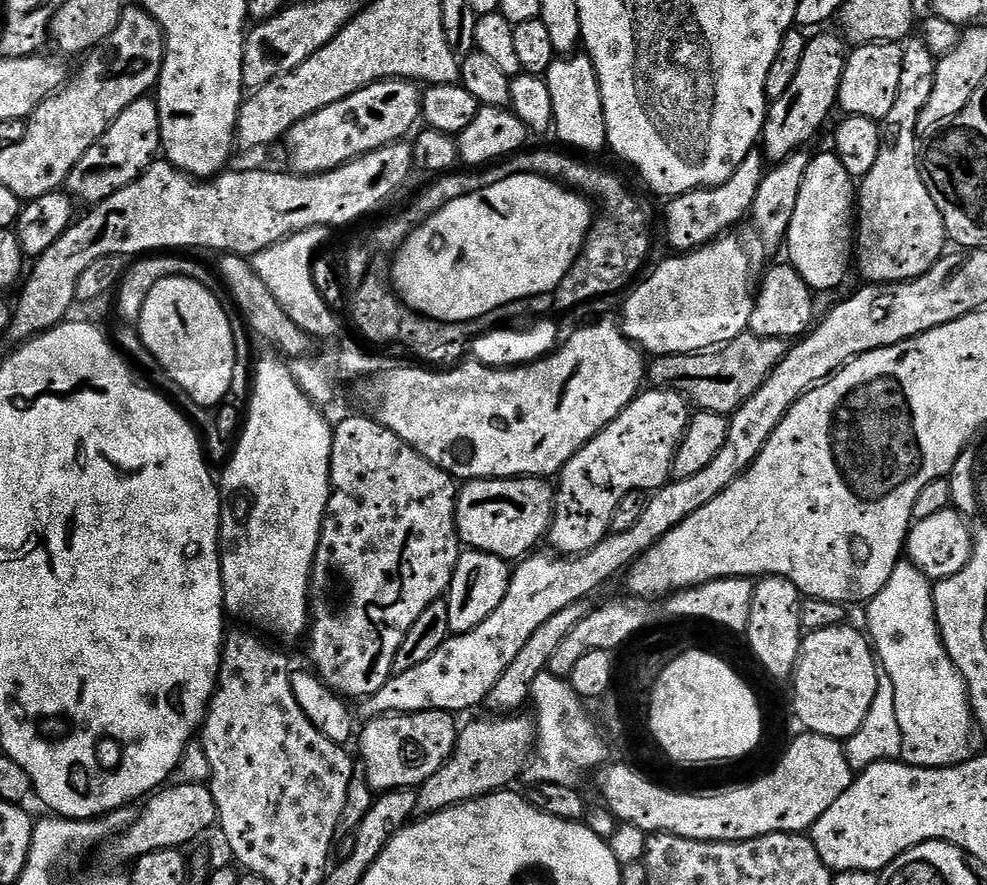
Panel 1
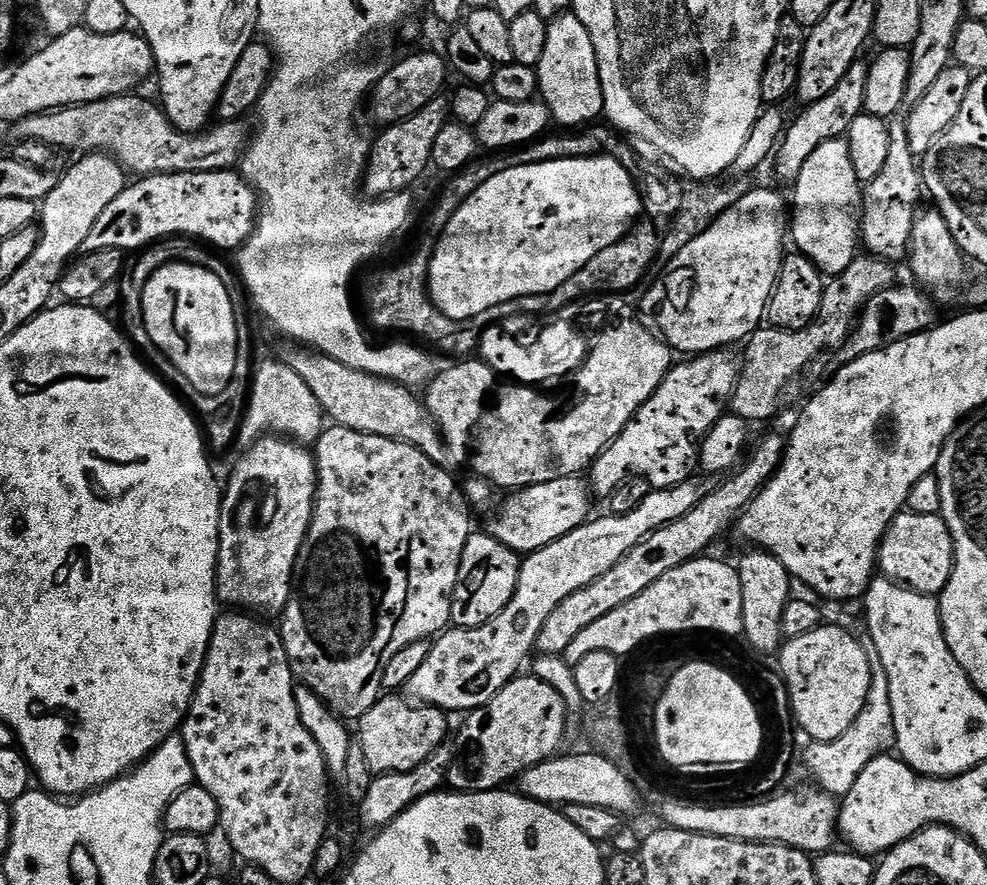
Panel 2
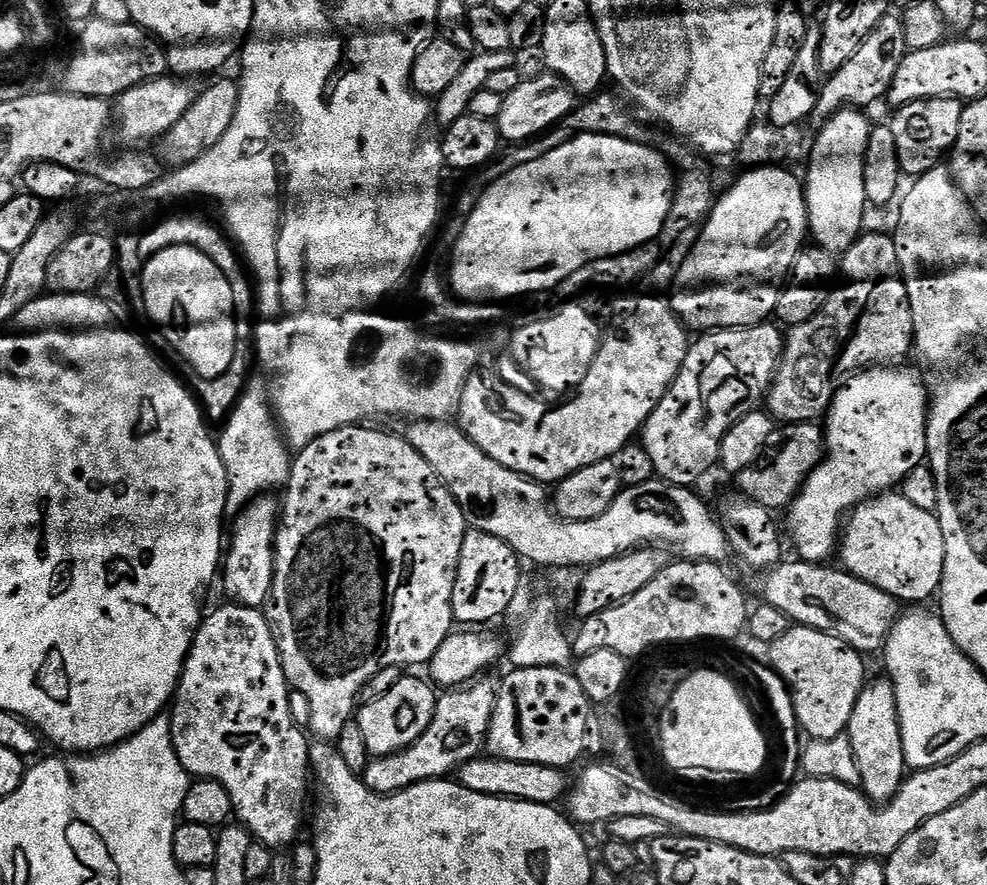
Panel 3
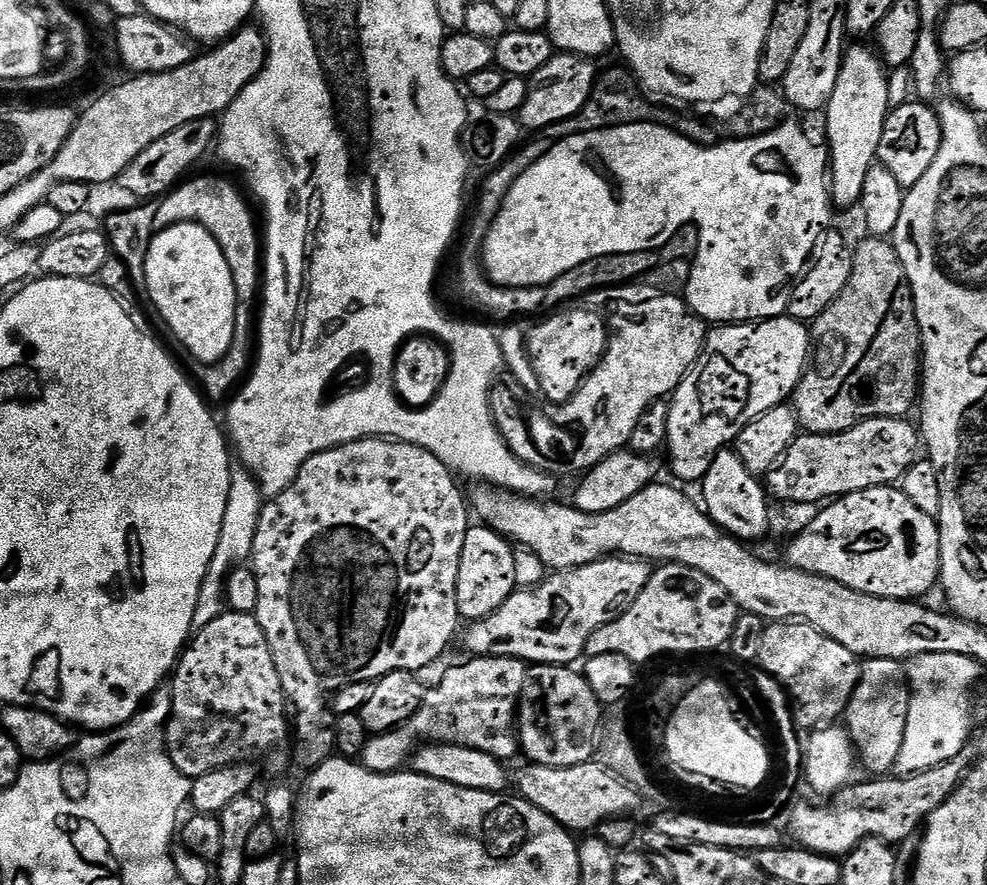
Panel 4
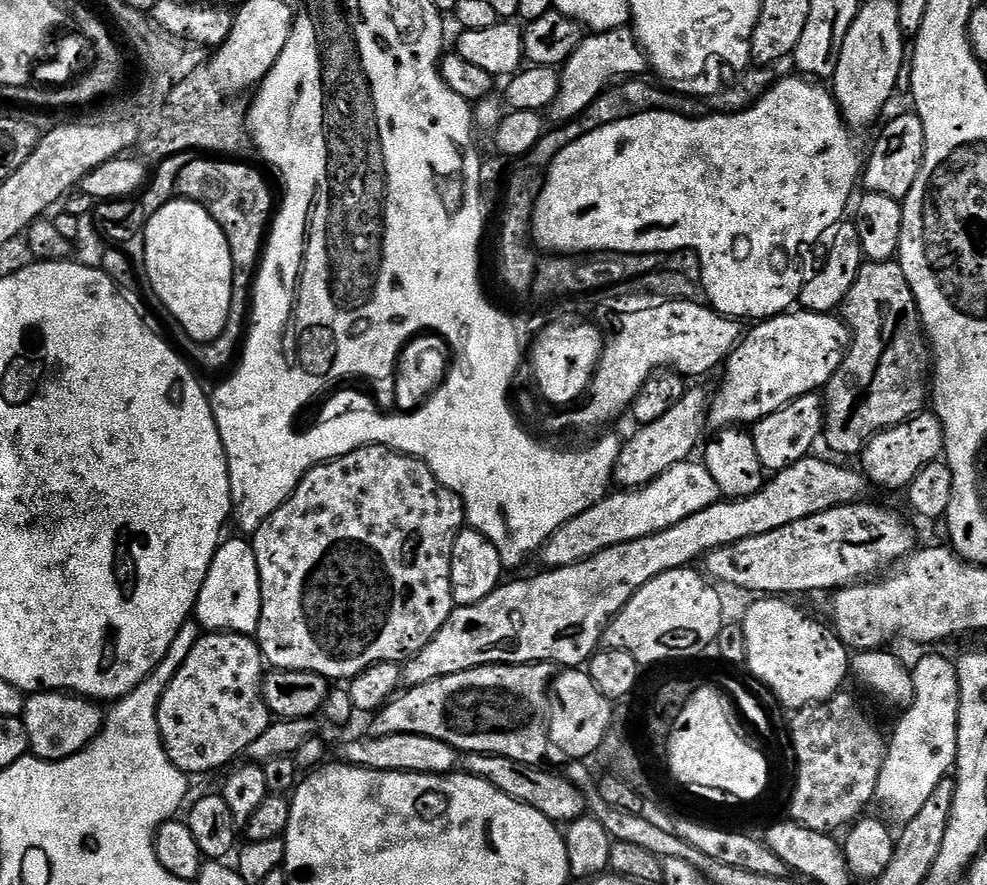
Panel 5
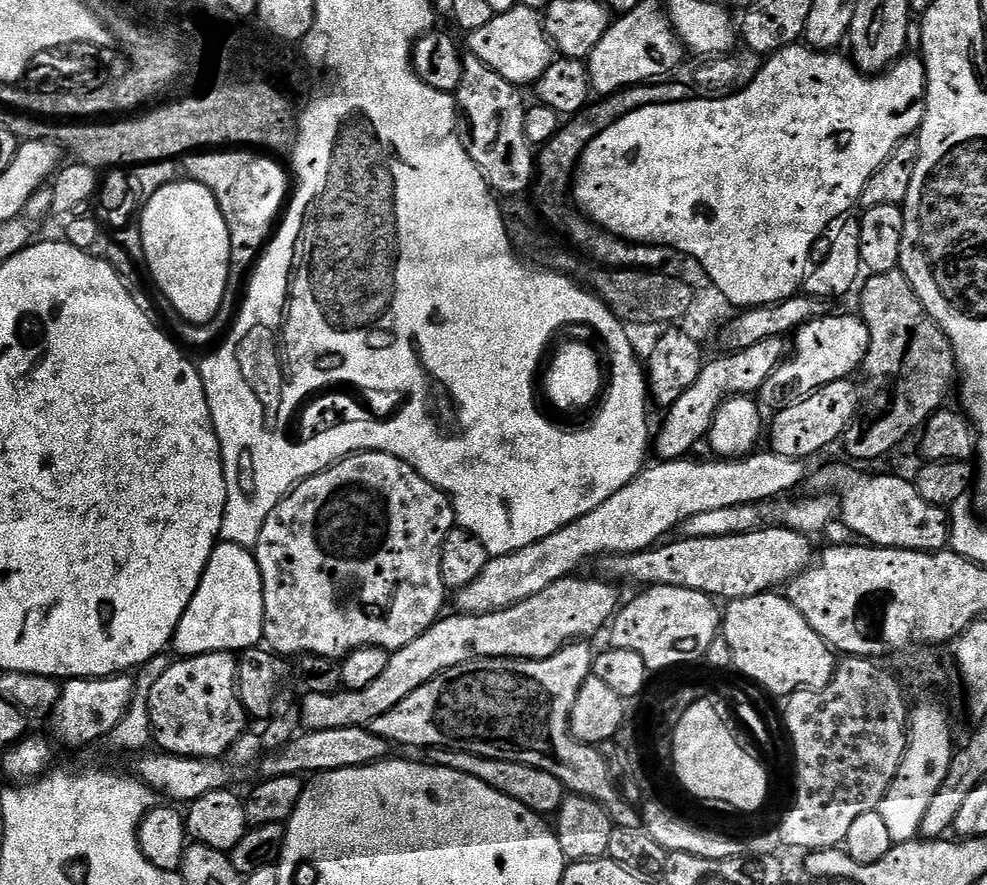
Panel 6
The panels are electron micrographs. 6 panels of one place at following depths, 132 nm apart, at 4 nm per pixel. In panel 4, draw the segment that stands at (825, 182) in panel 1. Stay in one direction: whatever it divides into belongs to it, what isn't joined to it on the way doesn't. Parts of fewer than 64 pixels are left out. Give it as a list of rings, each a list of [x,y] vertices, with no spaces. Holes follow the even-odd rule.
[[[849,47],[838,74],[838,86],[826,109],[830,157],[830,195],[835,207],[848,208],[859,201],[862,182],[873,164],[877,163],[876,151],[882,142],[882,130],[890,111],[888,104],[888,76],[885,65],[871,47]]]

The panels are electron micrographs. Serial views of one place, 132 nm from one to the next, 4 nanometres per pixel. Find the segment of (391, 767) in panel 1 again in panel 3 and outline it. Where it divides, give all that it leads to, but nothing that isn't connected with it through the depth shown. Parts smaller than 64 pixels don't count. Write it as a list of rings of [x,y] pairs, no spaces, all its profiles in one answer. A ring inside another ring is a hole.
[[[408,674],[401,675],[400,680],[394,682],[386,694],[382,694],[382,698],[374,698],[374,702],[359,705],[354,719],[362,730],[369,757],[393,756],[426,734],[426,726],[430,726],[434,718],[438,692],[427,679],[424,680]]]

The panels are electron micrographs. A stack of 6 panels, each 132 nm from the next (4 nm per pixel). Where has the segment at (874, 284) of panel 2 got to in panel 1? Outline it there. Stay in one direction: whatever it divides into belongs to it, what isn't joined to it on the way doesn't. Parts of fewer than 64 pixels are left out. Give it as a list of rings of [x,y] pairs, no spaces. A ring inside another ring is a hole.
[[[743,332],[728,344],[715,350],[691,352],[685,356],[658,356],[647,365],[646,380],[651,387],[668,388],[687,398],[697,409],[731,414],[755,394],[758,386],[782,362],[789,345],[778,338],[762,338],[753,332]]]

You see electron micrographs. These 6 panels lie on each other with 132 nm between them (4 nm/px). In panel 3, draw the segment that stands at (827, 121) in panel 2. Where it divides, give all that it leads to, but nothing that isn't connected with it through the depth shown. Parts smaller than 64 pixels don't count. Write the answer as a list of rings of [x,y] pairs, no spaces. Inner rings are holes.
[[[895,14],[884,16],[882,22],[874,26],[870,38],[866,38],[866,42],[858,46],[857,52],[850,57],[850,62],[846,62],[842,70],[831,73],[825,79],[811,119],[823,122],[844,108],[868,110],[871,104],[883,101],[894,82],[894,74],[898,74],[898,66],[902,66],[902,58],[907,56],[909,51],[903,19]]]

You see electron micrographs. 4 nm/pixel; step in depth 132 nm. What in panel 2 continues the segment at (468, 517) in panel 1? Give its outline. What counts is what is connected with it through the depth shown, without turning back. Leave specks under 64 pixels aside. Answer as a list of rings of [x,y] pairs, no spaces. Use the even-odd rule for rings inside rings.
[[[583,475],[554,478],[554,482],[532,484],[529,488],[513,491],[500,504],[500,509],[488,520],[488,535],[498,538],[507,548],[518,554],[536,552],[542,546],[550,546],[558,538],[578,530],[588,523],[594,501],[589,481]]]

